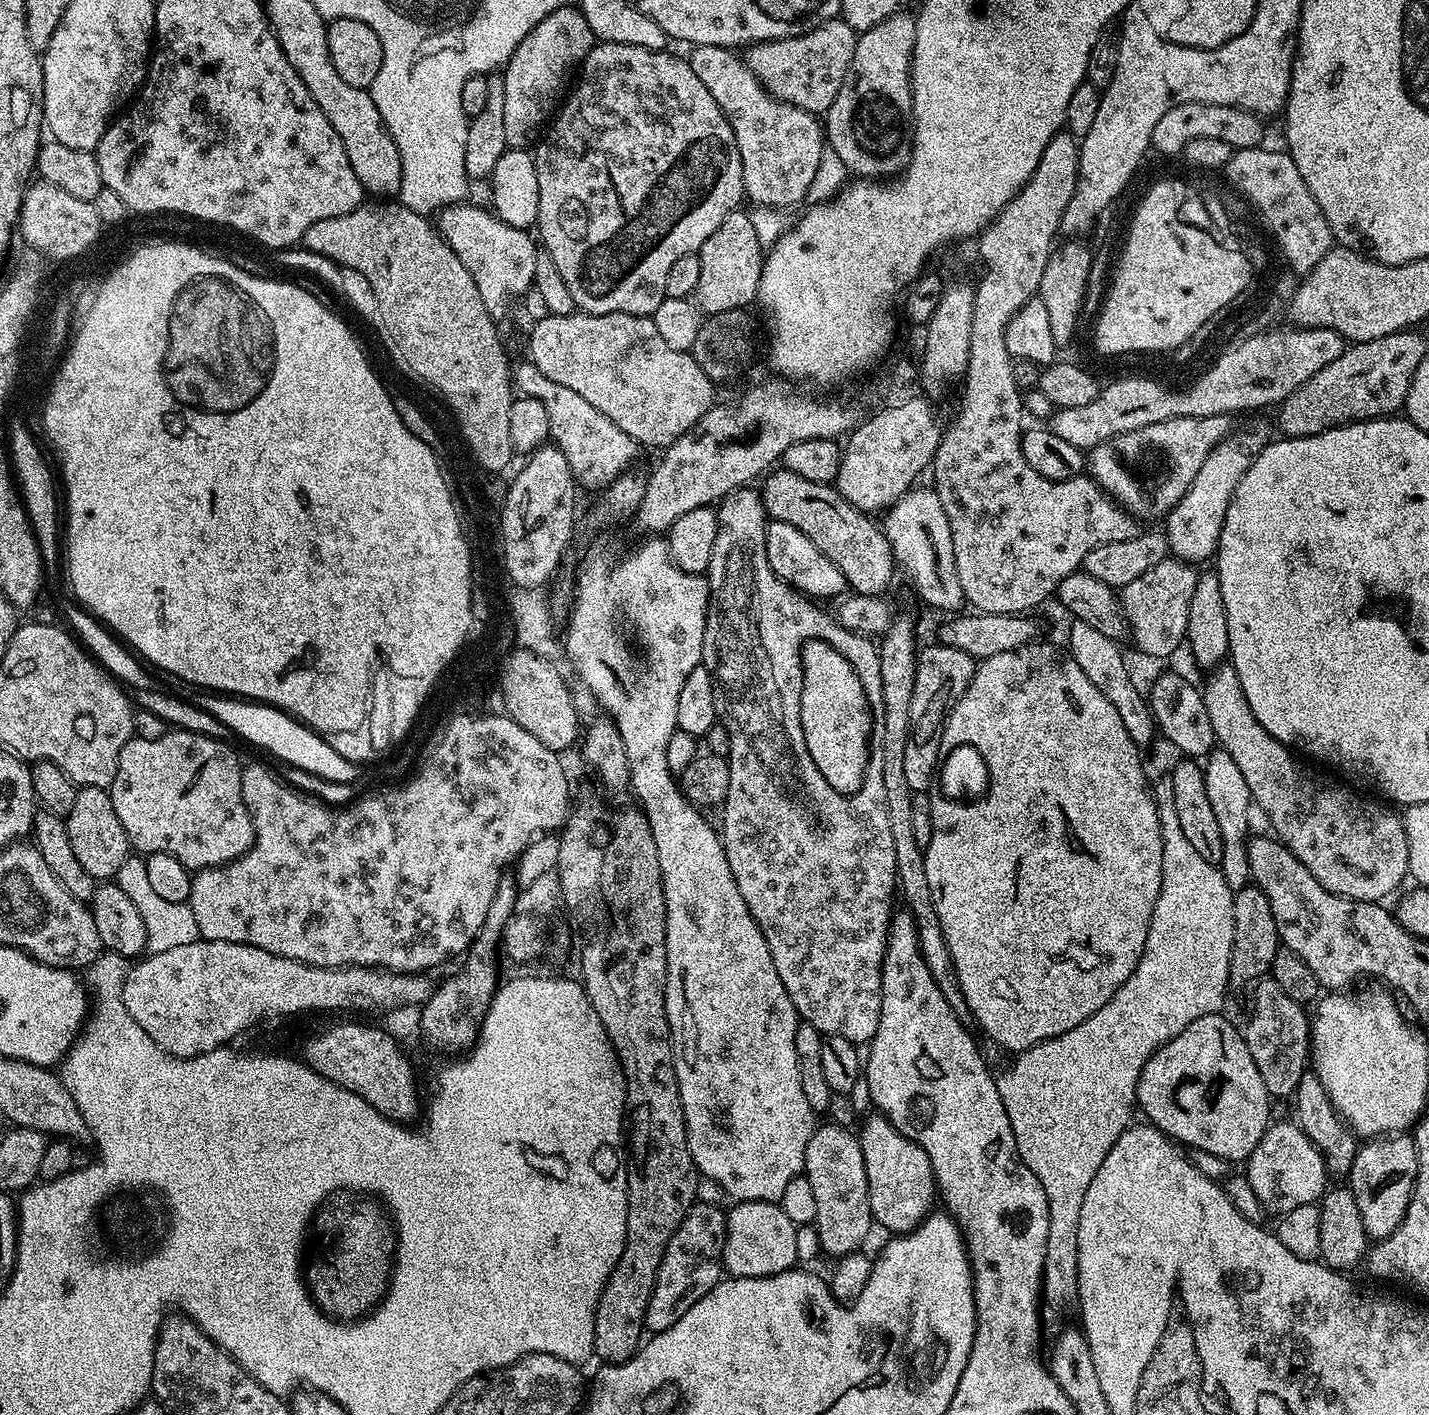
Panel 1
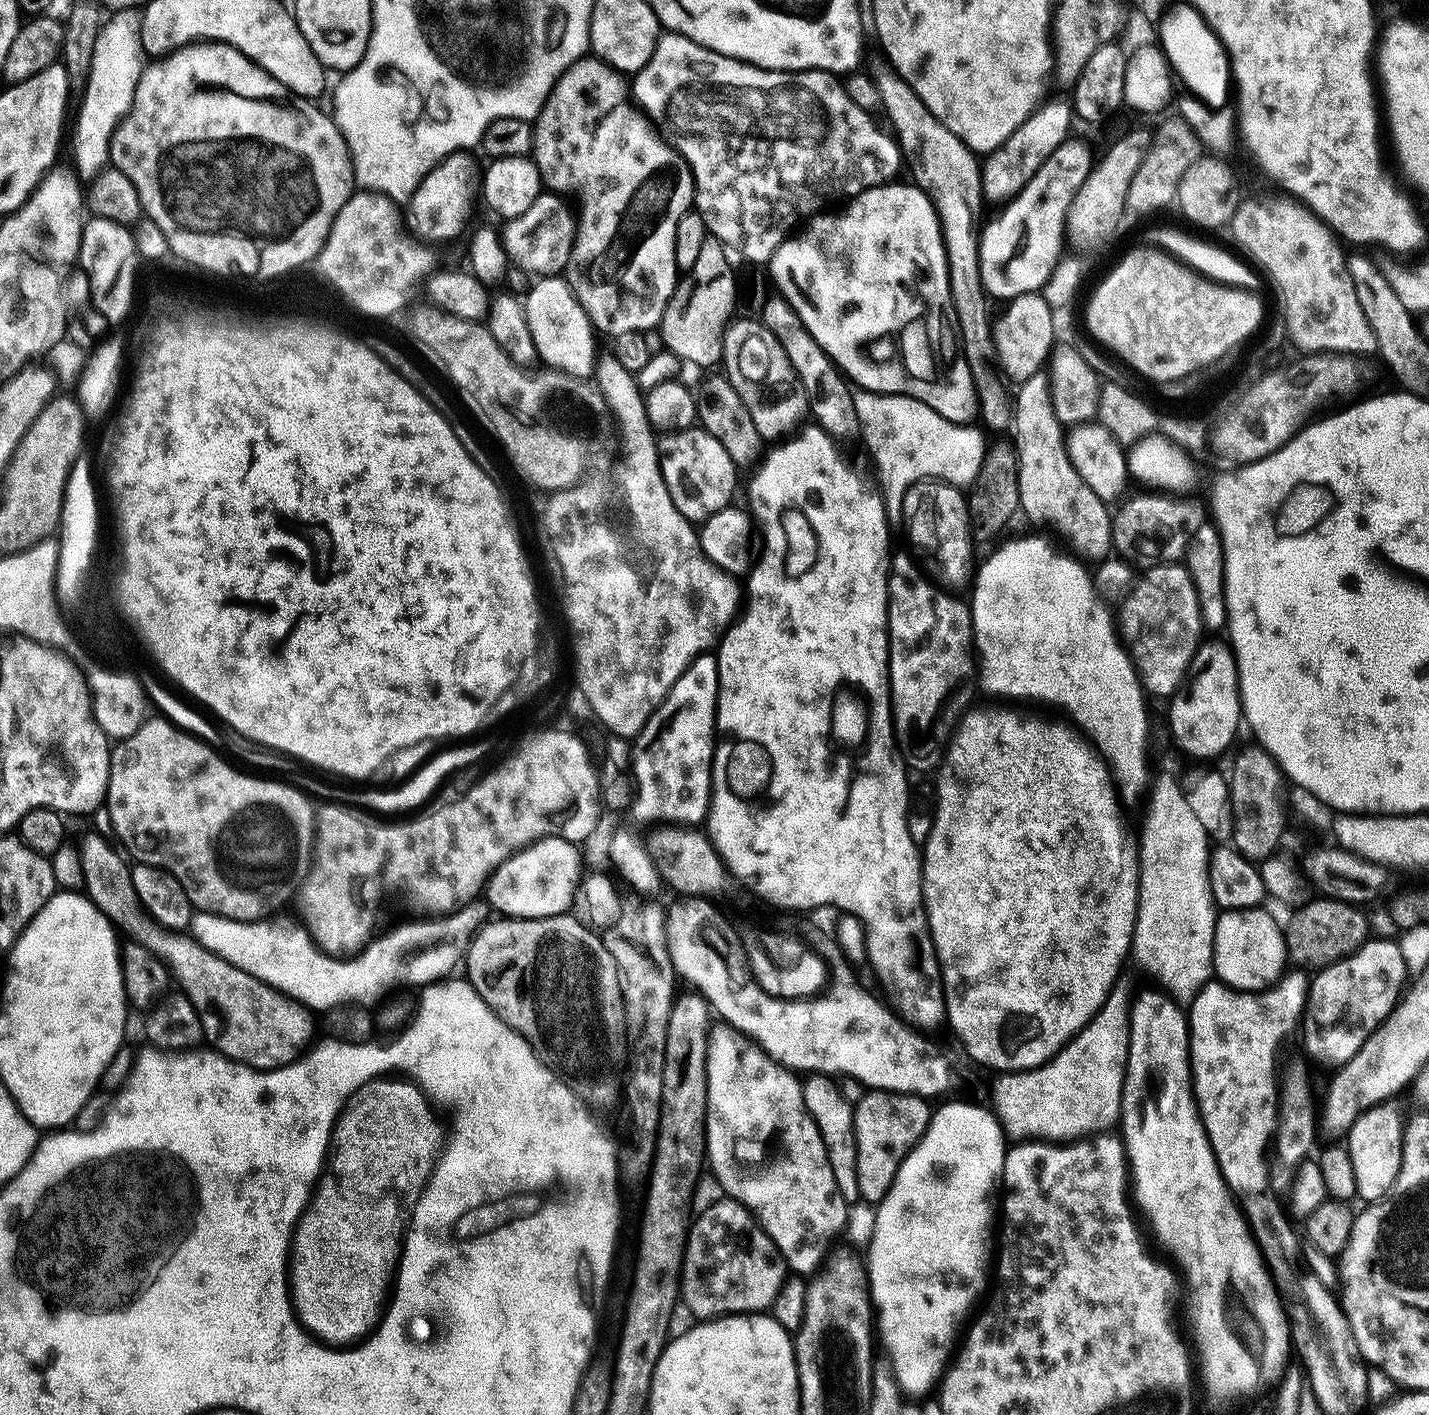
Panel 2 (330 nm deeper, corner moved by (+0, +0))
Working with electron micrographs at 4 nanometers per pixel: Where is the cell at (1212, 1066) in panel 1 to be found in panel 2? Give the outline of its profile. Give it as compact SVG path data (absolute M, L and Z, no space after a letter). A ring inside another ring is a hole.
M1289 971L1279 983L1269 987L1267 990L1261 991L1259 995L1250 992L1236 991L1236 989L1229 988L1227 984L1221 982L1209 982L1204 985L1204 989L1200 991L1196 999L1192 1001L1190 1011L1187 1013L1190 1055L1192 1057L1192 1091L1196 1098L1196 1107L1199 1108L1204 1128L1208 1131L1208 1141L1216 1155L1220 1172L1224 1175L1224 1180L1228 1183L1233 1193L1253 1191L1258 1186L1266 1183L1266 1177L1264 1177L1264 1151L1266 1151L1267 1148L1269 1151L1270 1141L1273 1139L1278 1105L1278 1063L1276 1064L1276 1047L1279 1046L1280 1039L1283 1038L1284 1032L1290 1031L1295 1024L1297 1027L1298 1021L1301 1019L1304 1011L1304 1002L1308 999L1308 986L1310 983L1309 977L1305 975L1303 971L1292 971L1296 972L1290 973L1291 971Z

